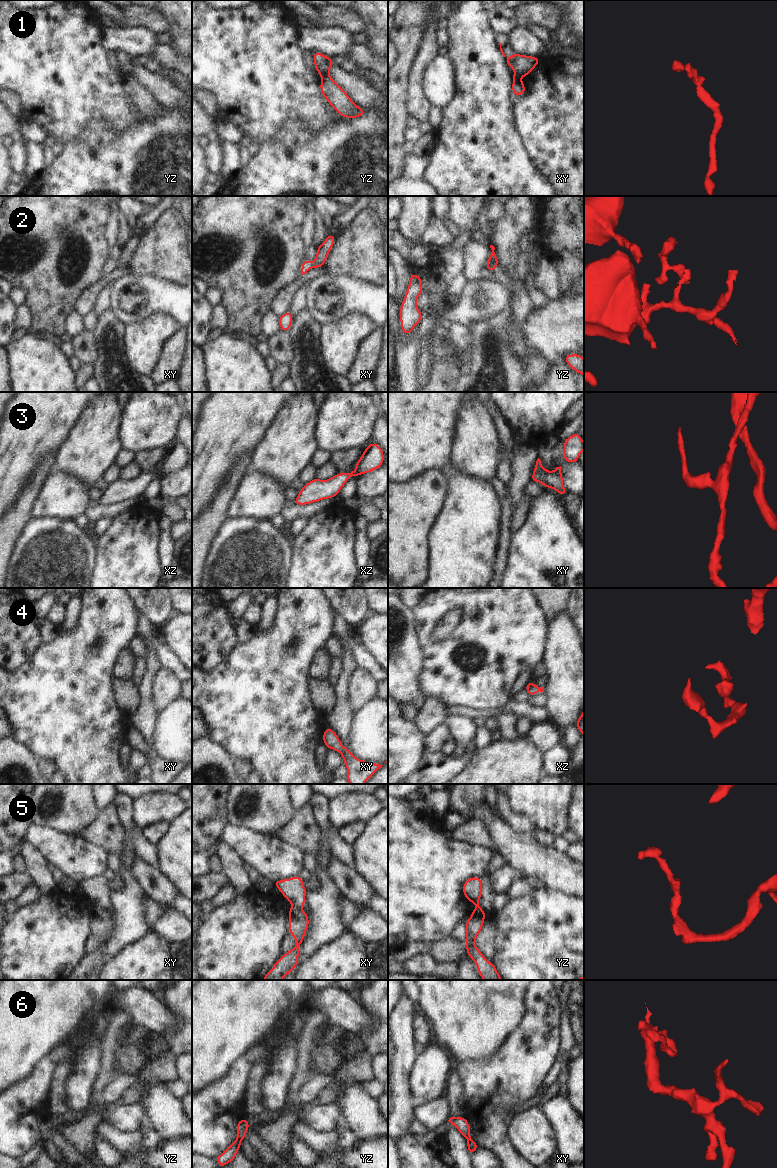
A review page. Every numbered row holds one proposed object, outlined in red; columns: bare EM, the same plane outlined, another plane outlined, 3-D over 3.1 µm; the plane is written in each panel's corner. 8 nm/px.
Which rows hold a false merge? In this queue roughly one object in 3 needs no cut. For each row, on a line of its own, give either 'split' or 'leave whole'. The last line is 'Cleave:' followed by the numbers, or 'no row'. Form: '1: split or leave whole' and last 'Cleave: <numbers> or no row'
1: split
2: split
3: leave whole
4: leave whole
5: split
6: split
Cleave: 1, 2, 5, 6

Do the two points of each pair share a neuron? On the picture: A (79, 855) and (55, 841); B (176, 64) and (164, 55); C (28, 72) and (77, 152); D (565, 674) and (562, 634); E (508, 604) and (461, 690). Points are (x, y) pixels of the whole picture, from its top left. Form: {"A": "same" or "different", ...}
{"A": "same", "B": "same", "C": "different", "D": "same", "E": "same"}

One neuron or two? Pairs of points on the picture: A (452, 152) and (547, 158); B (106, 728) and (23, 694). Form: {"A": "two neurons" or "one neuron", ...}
{"A": "two neurons", "B": "one neuron"}

